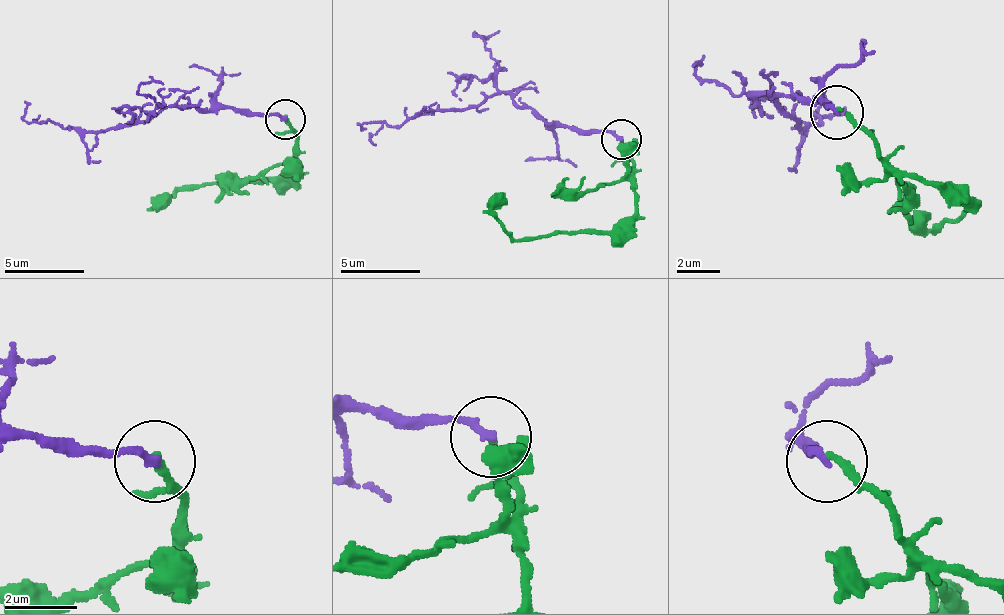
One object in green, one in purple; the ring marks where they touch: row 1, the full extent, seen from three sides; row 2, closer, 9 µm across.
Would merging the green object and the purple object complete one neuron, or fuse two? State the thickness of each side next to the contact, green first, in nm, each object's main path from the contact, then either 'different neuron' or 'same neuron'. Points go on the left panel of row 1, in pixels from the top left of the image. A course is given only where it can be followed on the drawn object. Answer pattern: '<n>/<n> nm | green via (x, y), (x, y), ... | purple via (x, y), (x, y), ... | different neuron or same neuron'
240/220 nm | green via (286, 118), (298, 146), (298, 170), (274, 182), (214, 182), (182, 190), (158, 202), (166, 206) | purple via (286, 118), (170, 106), (146, 122), (70, 130), (58, 122), (30, 122), (30, 102) | different neuron

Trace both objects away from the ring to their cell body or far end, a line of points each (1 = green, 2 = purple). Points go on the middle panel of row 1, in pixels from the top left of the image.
1: (622, 140), (634, 168), (634, 204), (610, 232), (550, 232), (518, 240), (494, 208), (502, 192)
2: (622, 140), (546, 124), (506, 92), (482, 104), (406, 120), (394, 128), (366, 124), (366, 128)

